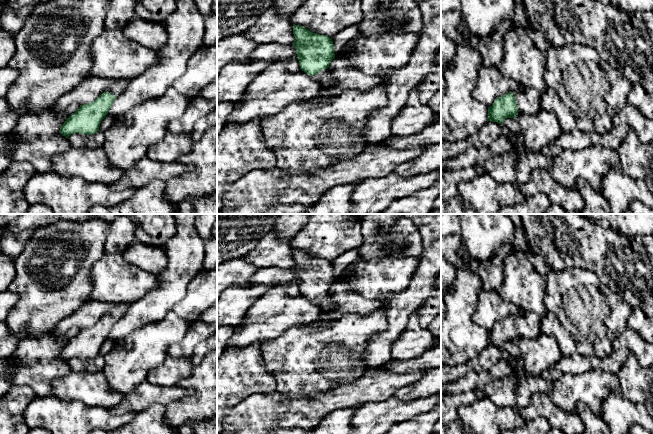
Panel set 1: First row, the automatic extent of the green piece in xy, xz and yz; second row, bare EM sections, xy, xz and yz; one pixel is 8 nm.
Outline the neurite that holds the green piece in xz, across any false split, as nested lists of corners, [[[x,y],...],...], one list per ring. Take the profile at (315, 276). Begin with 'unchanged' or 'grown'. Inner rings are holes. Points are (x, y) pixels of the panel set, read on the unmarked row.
grown; [[[293,248],[293,258],[300,294],[307,299],[318,299],[324,310],[332,310],[336,304],[328,291],[335,282],[332,262],[311,256],[303,250]]]

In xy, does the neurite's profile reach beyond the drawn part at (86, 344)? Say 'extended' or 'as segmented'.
extended

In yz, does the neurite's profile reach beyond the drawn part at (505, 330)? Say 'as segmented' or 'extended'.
extended

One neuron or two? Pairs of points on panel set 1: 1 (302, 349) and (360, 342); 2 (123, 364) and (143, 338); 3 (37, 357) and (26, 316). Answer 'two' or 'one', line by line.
1: one
2: one
3: two

